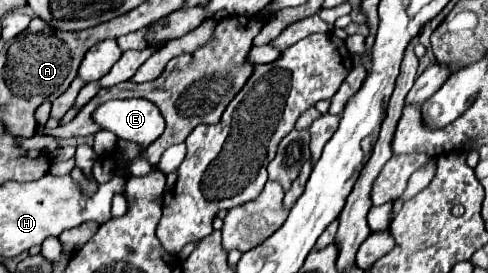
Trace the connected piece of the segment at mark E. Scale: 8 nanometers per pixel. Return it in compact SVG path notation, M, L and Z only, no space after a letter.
M114 99L94 113L96 123L118 135L118 139L148 147L164 133L164 117L148 99Z

